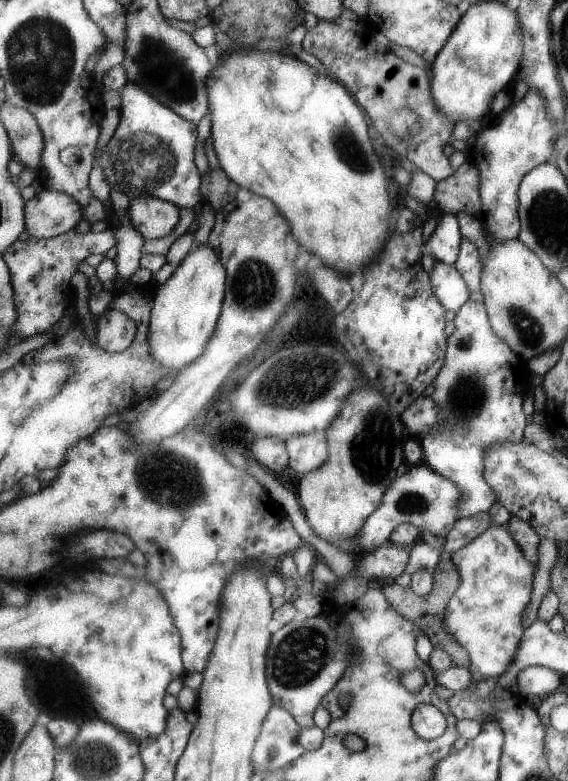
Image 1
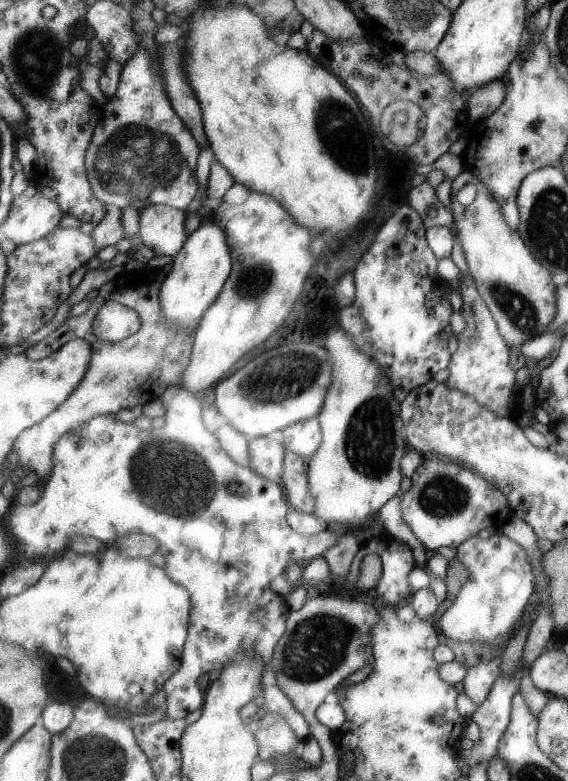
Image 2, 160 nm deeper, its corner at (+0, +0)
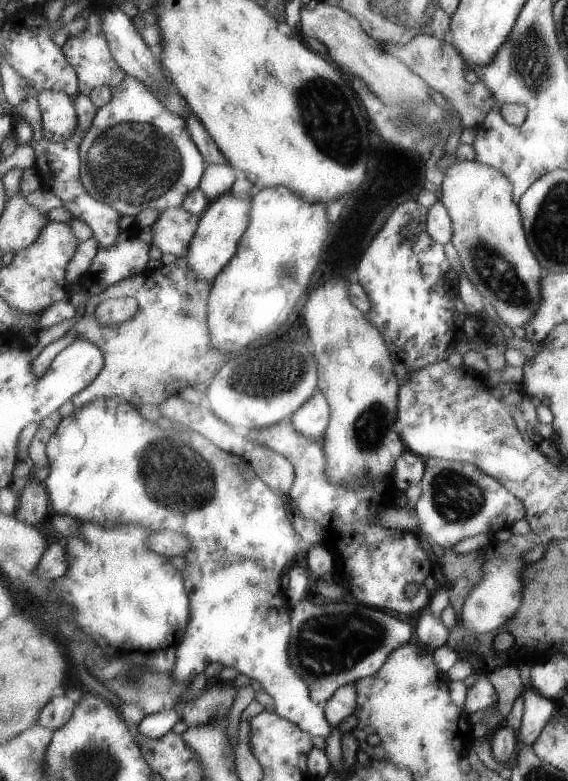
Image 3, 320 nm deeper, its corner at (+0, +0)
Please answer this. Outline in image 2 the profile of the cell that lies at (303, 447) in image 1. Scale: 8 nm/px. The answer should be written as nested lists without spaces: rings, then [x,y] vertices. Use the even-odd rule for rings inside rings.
[[[318,416],[289,425],[281,431],[284,446],[287,449],[293,449],[308,461],[317,452],[323,440],[322,426]]]

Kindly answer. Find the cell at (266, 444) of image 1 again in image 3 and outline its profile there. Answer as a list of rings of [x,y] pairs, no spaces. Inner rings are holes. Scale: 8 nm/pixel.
[[[251,445],[243,458],[254,474],[259,475],[272,489],[286,496],[296,481],[293,463],[282,454],[263,445]]]

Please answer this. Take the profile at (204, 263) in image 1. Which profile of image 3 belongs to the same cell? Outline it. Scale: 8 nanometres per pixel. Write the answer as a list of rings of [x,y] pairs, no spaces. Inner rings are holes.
[[[229,189],[217,200],[210,201],[210,206],[201,215],[194,239],[191,240],[188,255],[185,257],[190,269],[198,279],[208,280],[213,286],[214,280],[222,274],[222,270],[234,258],[240,240],[249,226],[252,200],[251,195],[240,197]]]

